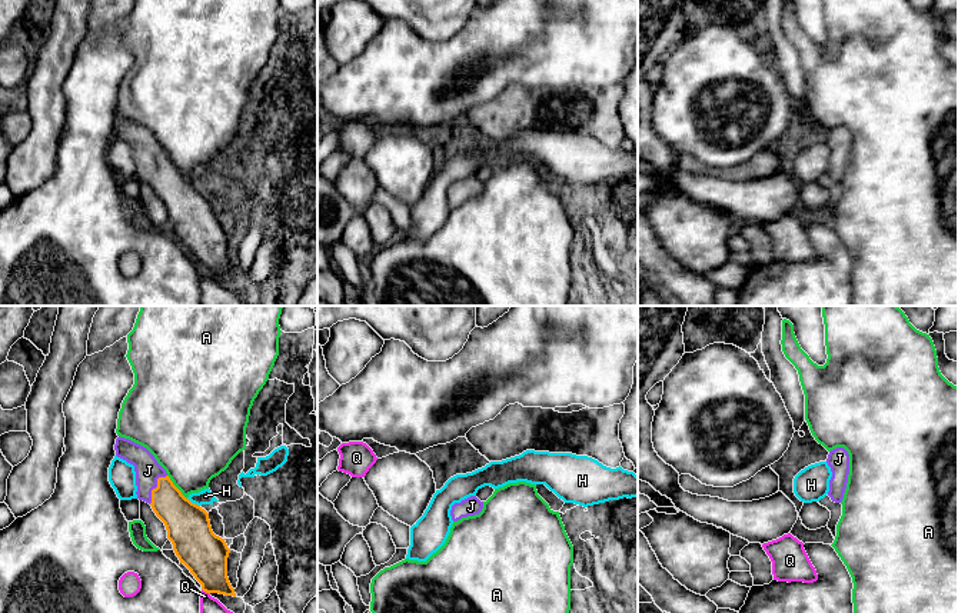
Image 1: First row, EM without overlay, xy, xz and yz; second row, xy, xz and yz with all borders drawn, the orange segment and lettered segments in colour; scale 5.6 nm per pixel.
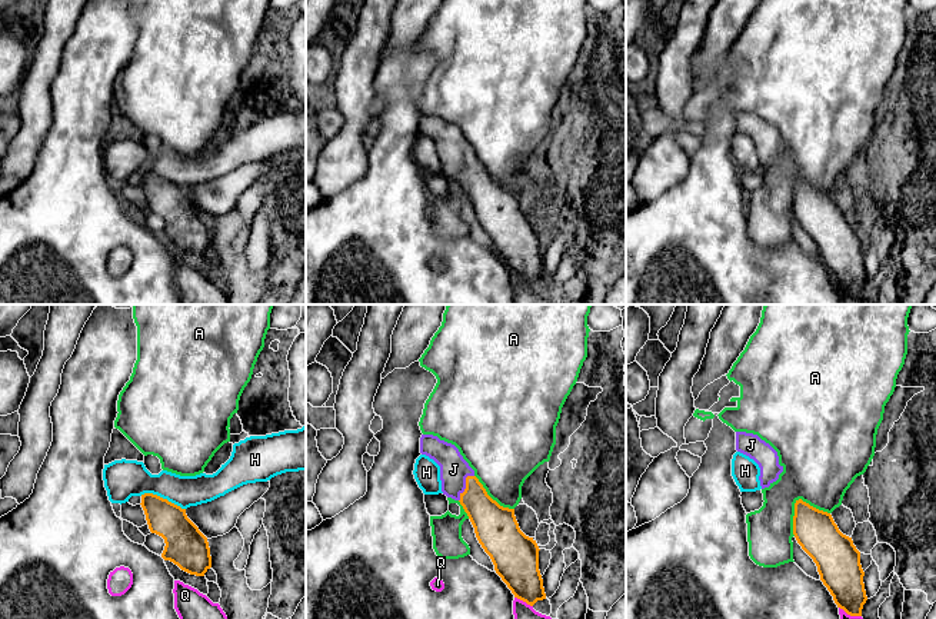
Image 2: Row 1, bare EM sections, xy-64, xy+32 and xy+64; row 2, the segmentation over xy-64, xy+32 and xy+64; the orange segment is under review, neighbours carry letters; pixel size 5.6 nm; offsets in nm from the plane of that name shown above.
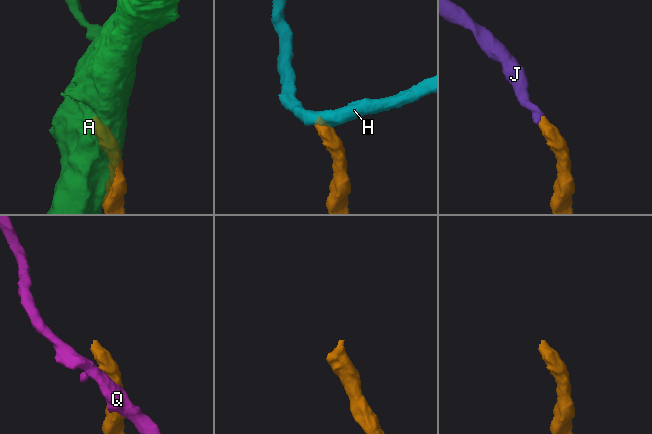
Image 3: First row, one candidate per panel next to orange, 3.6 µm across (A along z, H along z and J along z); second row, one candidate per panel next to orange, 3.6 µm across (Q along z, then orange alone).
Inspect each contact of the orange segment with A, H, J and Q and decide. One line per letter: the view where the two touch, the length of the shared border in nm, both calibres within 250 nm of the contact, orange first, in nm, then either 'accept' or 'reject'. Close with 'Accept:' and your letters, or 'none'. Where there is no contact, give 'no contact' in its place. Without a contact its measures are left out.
A: contact in xy; length 180 nm; calibres 240 and 400 nm; reject
H: contact in xy; length 90 nm; calibres 240 and 80 nm; reject
J: contact in xy; length 190 nm; calibres 220 and 140 nm; accept
Q: contact in xy; length 60 nm; calibres 240 and 200 nm; reject
Accept: J

